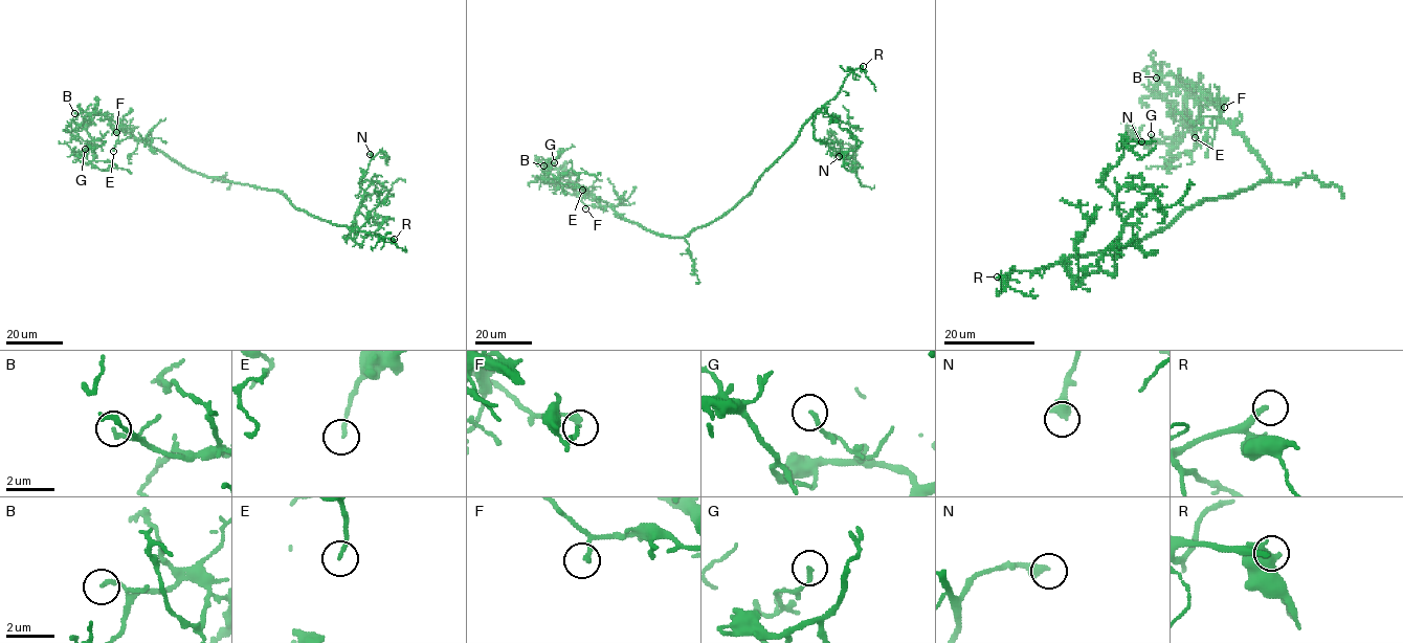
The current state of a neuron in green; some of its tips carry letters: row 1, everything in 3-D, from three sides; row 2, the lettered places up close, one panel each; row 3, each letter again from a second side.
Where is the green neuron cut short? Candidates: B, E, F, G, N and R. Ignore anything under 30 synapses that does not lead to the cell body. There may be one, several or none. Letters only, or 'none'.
R

